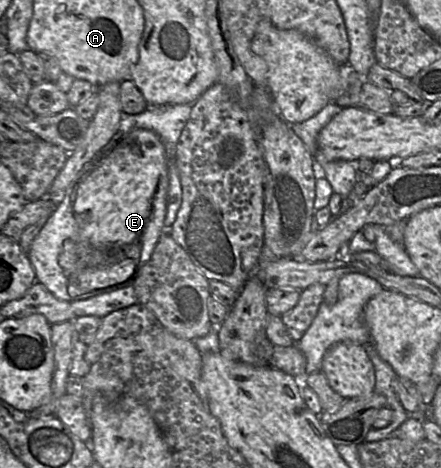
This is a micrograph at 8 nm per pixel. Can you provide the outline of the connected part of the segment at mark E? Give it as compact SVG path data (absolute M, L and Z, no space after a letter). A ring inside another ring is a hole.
M143 128L118 133L66 189L62 201L32 241L27 256L35 271L36 282L43 284L57 299L67 302L133 285L138 272L166 232L168 186L168 160L159 136Z

